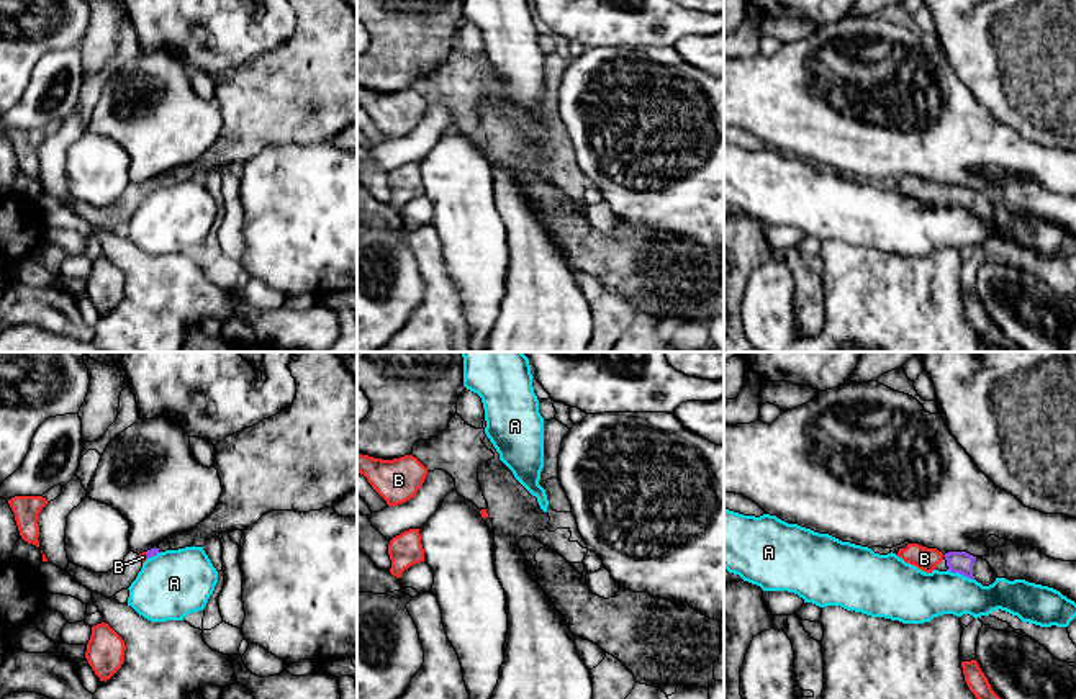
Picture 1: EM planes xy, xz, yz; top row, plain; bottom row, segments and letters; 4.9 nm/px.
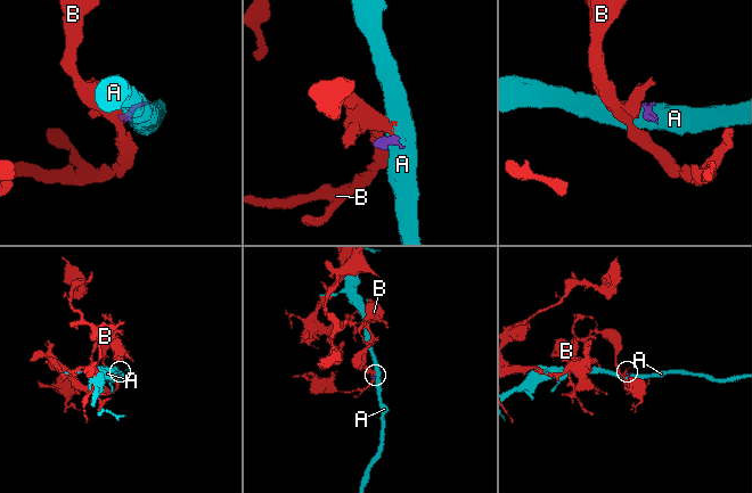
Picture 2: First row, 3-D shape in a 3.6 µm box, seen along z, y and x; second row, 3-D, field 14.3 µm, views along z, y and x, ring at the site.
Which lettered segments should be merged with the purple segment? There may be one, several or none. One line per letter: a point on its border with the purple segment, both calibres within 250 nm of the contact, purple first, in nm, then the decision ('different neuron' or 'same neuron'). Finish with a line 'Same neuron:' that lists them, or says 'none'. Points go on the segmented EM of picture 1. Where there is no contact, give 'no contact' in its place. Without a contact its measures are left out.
A: contact yz (960, 573); calibres 110 and 260 nm; different neuron
B: contact xy (148, 555); calibres 50 and 50 nm; same neuron
Same neuron: B

